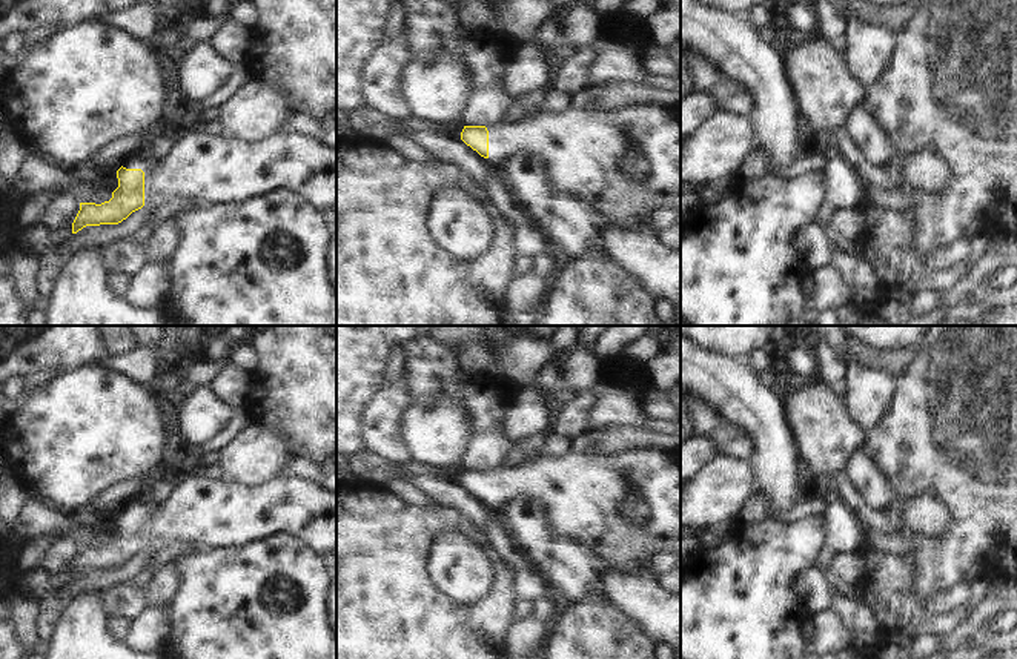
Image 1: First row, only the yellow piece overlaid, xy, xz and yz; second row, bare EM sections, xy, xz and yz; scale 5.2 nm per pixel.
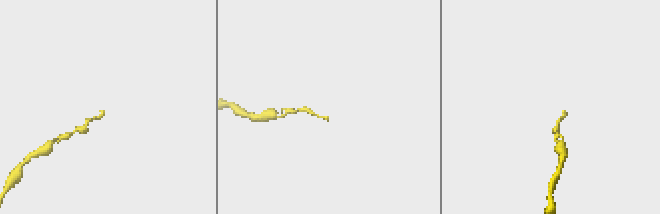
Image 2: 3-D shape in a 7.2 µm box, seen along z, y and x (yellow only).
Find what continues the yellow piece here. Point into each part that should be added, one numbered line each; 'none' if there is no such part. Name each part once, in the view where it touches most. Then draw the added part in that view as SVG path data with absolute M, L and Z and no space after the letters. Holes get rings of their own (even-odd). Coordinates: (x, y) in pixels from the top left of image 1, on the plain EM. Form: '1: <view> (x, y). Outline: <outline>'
1: xy (220, 513). Outline: M190 475L167 501L126 504L126 513L144 516L144 550L157 551L175 542L198 542L210 550L238 550L278 535L295 535L326 555L336 548L336 495L306 479L277 479L249 487L226 476L212 479Z

